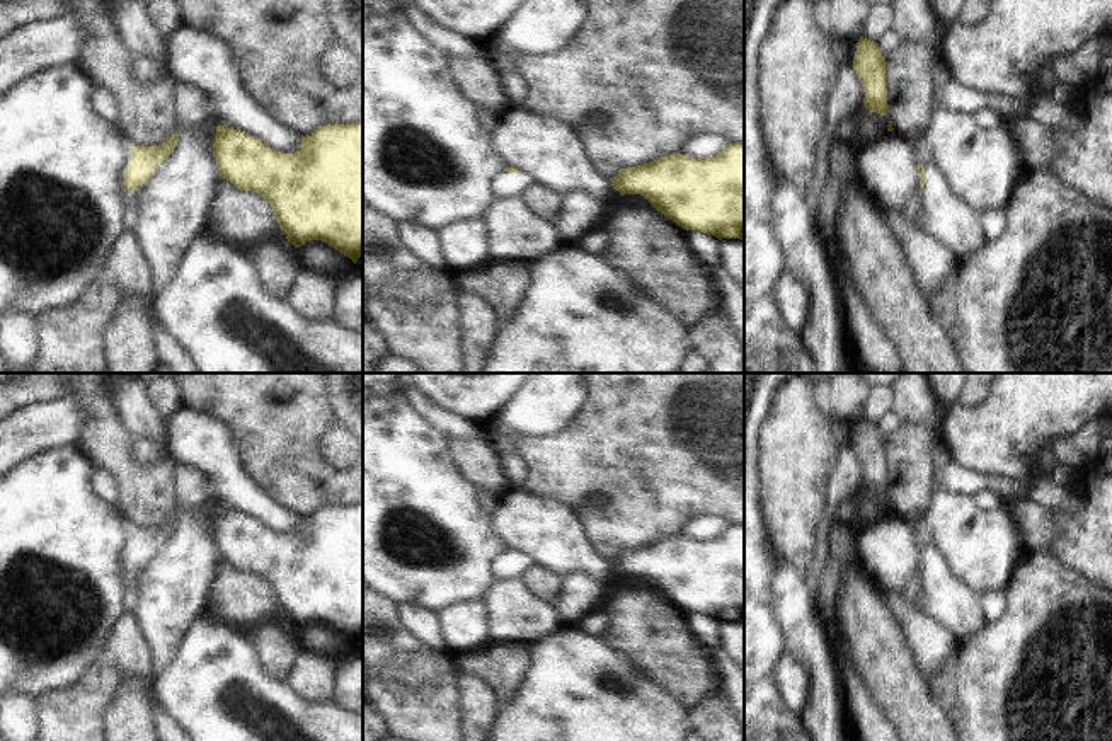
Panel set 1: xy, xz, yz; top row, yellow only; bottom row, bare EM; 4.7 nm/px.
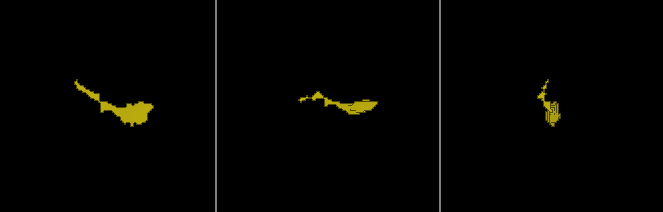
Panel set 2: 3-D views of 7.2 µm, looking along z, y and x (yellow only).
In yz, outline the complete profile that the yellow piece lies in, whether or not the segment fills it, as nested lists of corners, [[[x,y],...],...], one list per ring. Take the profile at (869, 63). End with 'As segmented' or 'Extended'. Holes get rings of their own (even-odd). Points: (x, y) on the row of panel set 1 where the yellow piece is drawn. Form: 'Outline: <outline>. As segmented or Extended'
Outline: [[[863,36],[858,39],[853,70],[863,83],[863,107],[887,116],[886,58],[880,55],[877,43]]]. As segmented.

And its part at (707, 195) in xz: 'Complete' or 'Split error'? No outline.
Complete.

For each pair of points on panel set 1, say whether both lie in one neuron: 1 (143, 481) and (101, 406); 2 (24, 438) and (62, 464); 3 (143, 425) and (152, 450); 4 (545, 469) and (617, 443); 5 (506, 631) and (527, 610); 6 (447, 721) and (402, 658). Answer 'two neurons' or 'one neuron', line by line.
1: one neuron
2: two neurons
3: two neurons
4: one neuron
5: one neuron
6: one neuron

